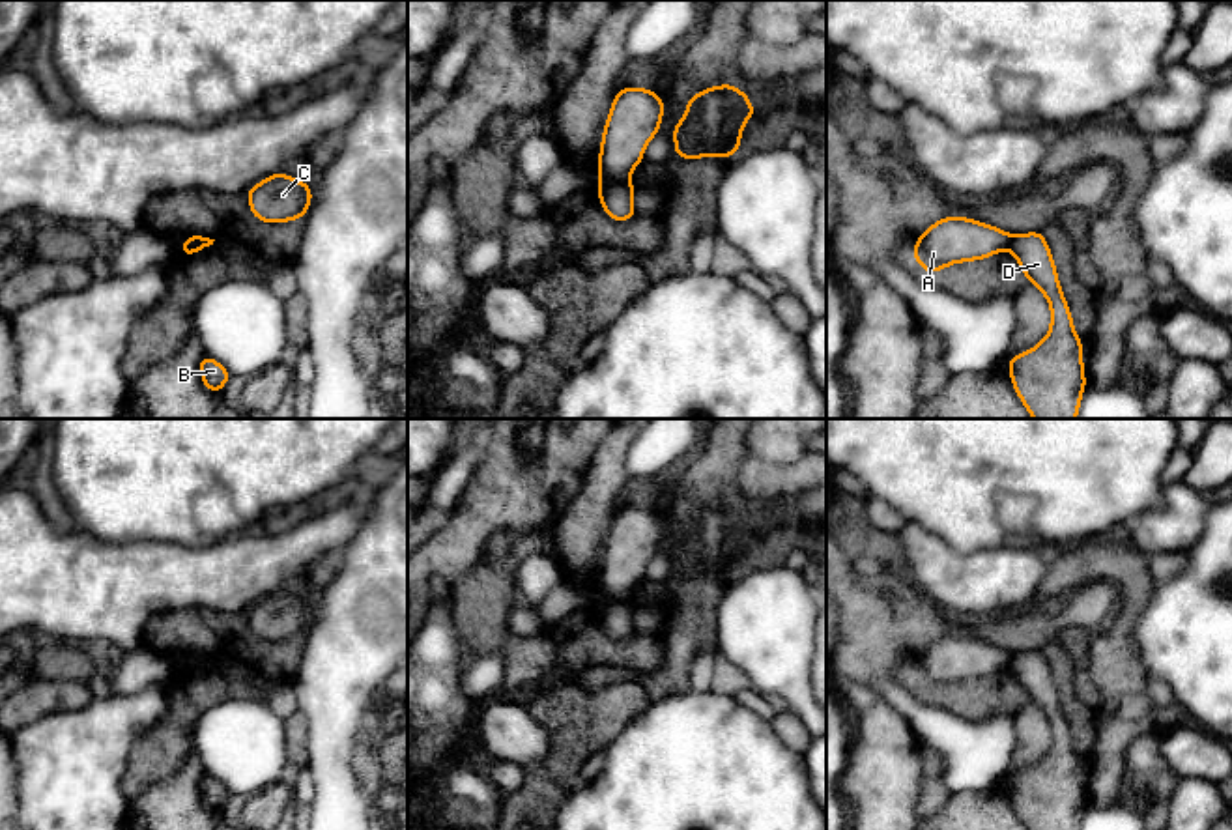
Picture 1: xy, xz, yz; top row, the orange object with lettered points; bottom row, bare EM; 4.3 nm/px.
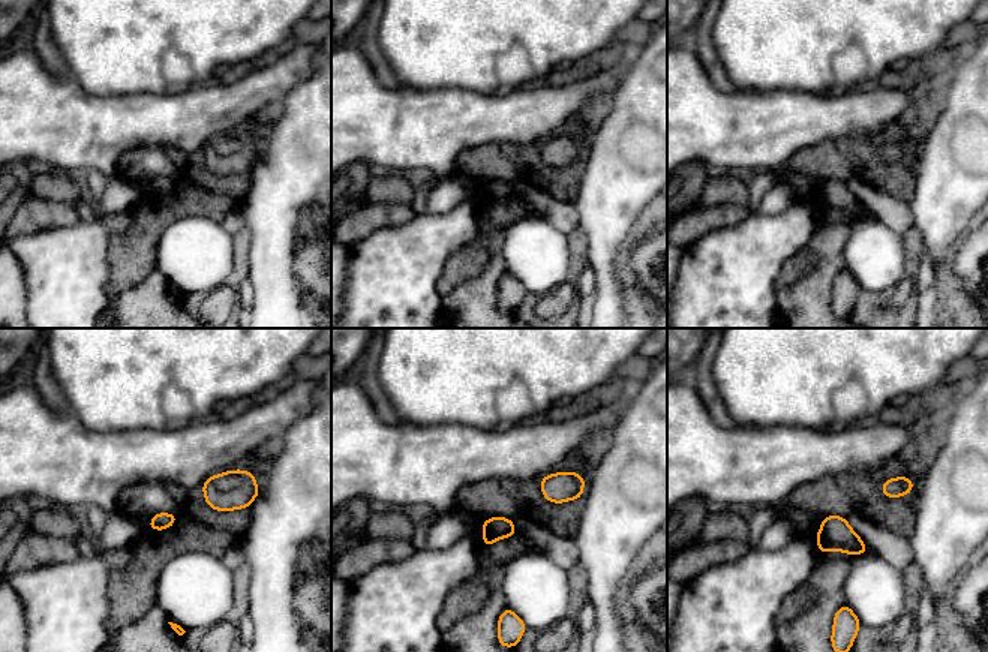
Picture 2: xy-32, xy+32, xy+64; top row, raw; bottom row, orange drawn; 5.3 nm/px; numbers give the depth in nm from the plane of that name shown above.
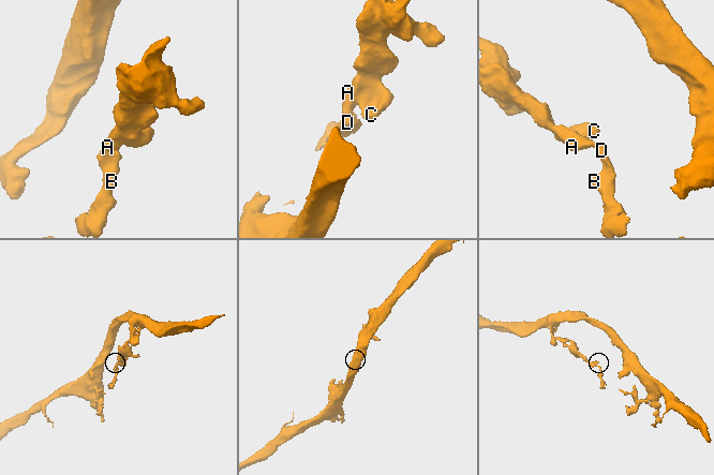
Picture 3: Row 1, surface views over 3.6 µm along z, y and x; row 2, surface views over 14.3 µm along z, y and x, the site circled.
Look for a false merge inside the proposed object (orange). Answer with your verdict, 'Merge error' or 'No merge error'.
Merge error

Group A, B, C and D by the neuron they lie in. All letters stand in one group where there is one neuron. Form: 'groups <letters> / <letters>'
groups A C / B D

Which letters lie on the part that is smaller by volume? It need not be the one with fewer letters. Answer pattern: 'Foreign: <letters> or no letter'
Foreign: B, D

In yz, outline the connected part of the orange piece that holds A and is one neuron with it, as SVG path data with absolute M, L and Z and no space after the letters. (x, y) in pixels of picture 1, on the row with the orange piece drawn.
M950 215L925 228L912 252L922 269L937 273L952 264L989 258L1010 249L1010 243L1006 230Z

